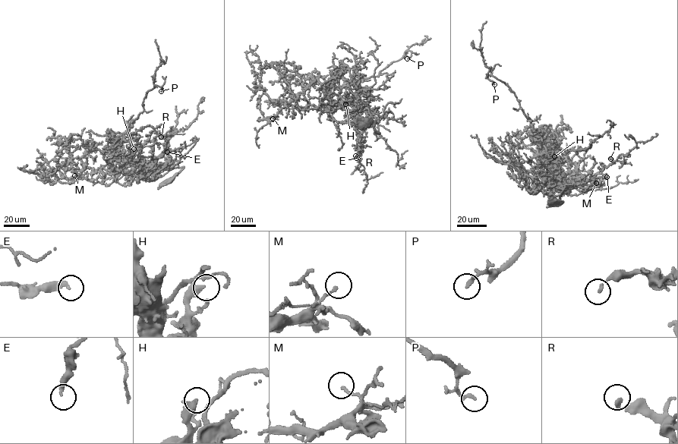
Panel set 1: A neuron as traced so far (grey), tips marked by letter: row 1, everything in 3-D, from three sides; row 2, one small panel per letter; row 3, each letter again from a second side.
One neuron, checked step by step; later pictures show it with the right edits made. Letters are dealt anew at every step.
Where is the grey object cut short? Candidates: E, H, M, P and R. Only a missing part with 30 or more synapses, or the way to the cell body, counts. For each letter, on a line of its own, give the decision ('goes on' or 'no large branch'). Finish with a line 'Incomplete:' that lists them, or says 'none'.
E: no large branch
H: goes on
M: no large branch
P: no large branch
R: goes on
Incomplete: H, R

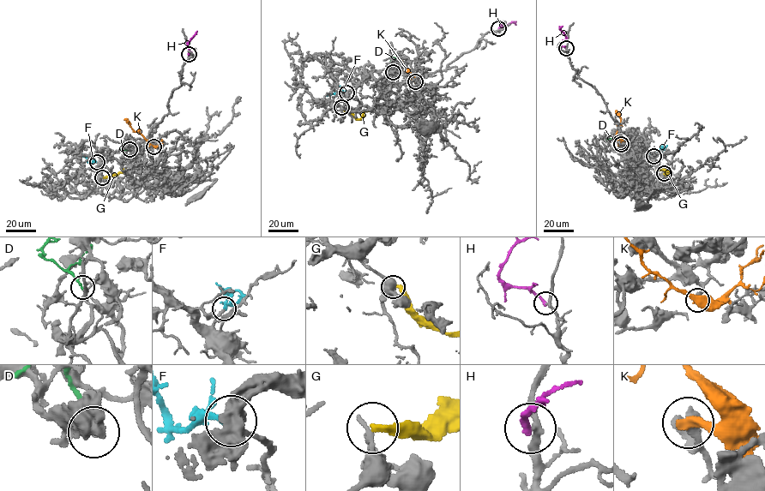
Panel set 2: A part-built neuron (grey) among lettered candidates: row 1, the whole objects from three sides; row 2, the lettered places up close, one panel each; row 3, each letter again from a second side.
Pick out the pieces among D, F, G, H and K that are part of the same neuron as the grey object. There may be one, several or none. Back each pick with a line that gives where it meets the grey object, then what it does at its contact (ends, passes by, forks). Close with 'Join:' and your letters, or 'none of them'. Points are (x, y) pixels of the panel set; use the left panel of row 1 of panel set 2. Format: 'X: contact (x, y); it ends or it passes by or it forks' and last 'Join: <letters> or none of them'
F: contact (97, 162); it ends
Join: F

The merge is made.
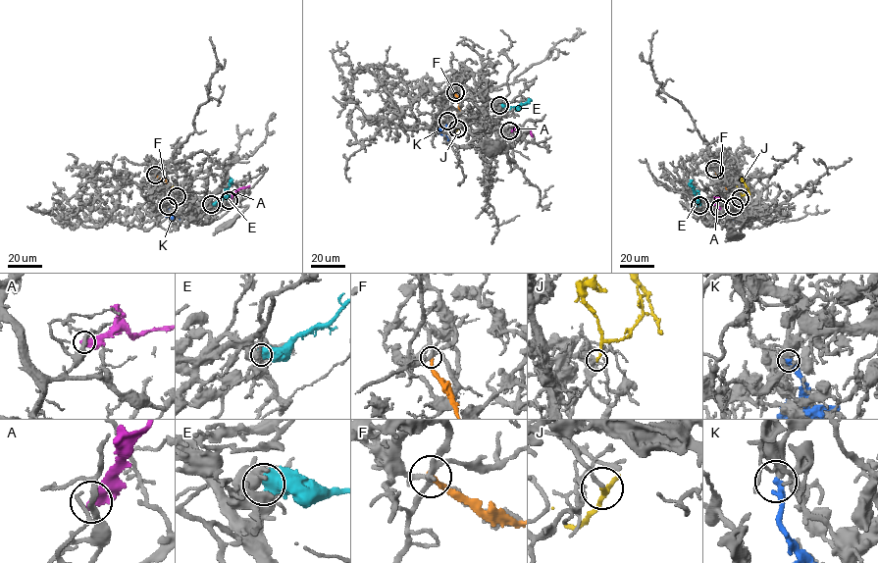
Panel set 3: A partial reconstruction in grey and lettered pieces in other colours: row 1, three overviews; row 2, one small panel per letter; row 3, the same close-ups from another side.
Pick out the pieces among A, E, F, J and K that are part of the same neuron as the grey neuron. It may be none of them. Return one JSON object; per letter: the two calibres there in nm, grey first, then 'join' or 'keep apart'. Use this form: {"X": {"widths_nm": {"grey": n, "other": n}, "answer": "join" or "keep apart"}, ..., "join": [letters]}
{"A": {"widths_nm": {"grey": 280, "other": 420}, "answer": "keep apart"}, "E": {"widths_nm": {"grey": 440, "other": 850}, "answer": "keep apart"}, "F": {"widths_nm": {"grey": 200, "other": 220}, "answer": "keep apart"}, "J": {"widths_nm": {"grey": 110, "other": 200}, "answer": "join"}, "K": {"widths_nm": {"grey": 460, "other": 340}, "answer": "keep apart"}, "join": ["J"]}

